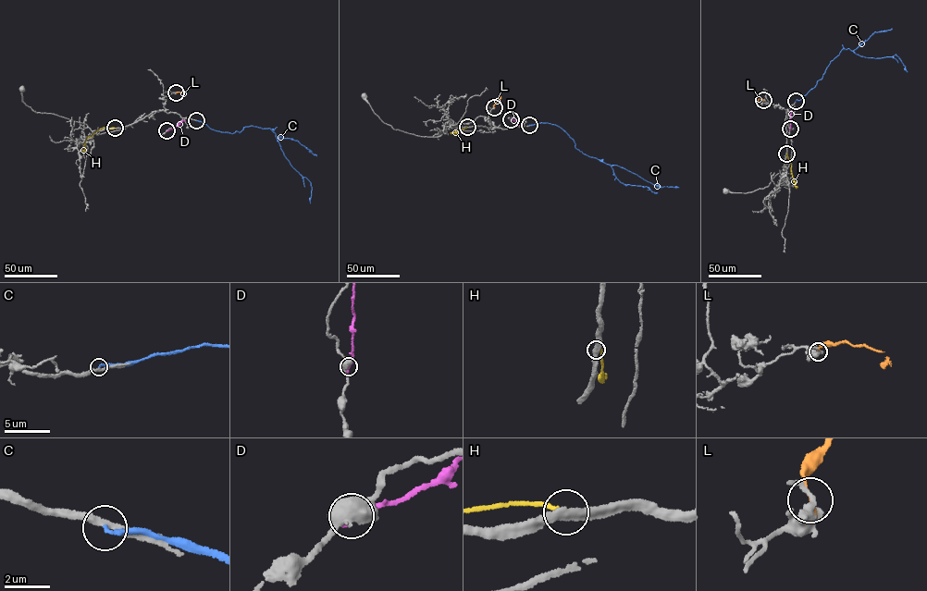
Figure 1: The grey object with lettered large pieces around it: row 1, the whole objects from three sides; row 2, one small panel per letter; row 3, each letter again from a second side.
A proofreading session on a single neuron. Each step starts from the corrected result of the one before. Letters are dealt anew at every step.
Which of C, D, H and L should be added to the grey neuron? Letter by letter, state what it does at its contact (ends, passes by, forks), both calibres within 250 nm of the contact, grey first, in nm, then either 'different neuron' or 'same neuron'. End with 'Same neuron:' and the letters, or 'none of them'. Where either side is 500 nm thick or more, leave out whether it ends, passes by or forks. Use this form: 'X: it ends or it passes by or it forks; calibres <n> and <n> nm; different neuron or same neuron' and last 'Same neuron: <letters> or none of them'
C: it ends; calibres 280 and 180 nm; different neuron
D: calibres 650 and 280 nm; different neuron
H: it ends; calibres 340 and 200 nm; same neuron
L: it ends; calibres 320 and 180 nm; different neuron
Same neuron: H

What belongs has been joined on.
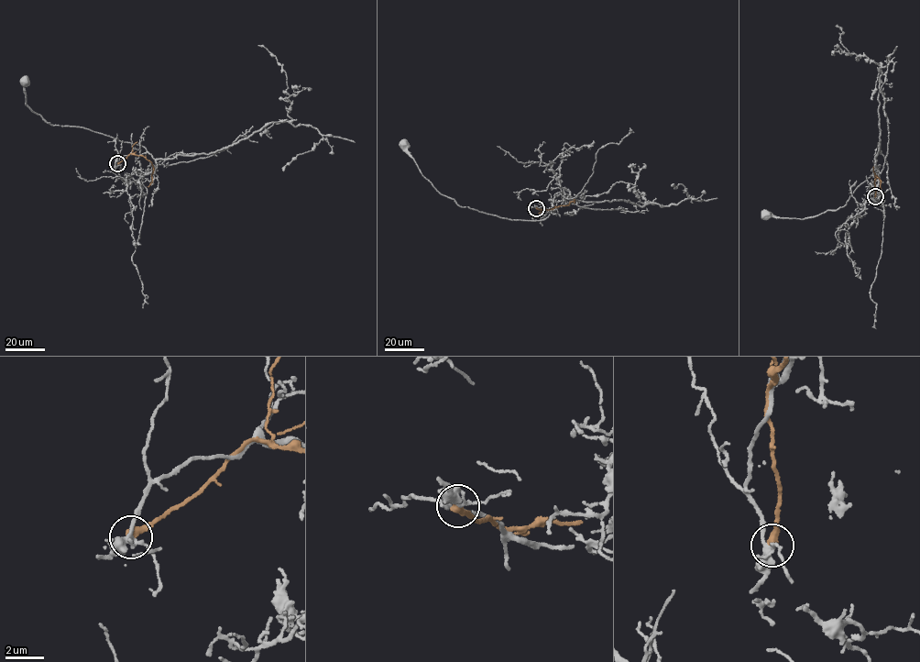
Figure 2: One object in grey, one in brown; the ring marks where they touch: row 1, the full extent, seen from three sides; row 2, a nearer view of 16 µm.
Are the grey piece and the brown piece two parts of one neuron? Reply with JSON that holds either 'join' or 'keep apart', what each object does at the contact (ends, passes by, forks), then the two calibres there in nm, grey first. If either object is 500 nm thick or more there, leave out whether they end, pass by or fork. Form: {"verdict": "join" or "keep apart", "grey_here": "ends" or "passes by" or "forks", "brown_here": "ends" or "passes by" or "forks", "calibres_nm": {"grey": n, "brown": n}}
{"verdict": "keep apart", "grey_here": "forks", "brown_here": "ends", "calibres_nm": {"grey": 280, "brown": 440}}

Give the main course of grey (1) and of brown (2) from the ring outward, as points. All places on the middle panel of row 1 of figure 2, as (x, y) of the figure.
1: (537, 207), (553, 212), (539, 220), (514, 220), (458, 205), (454, 199), (439, 193), (421, 174), (404, 145)
2: (537, 207), (553, 209), (567, 205), (573, 199)

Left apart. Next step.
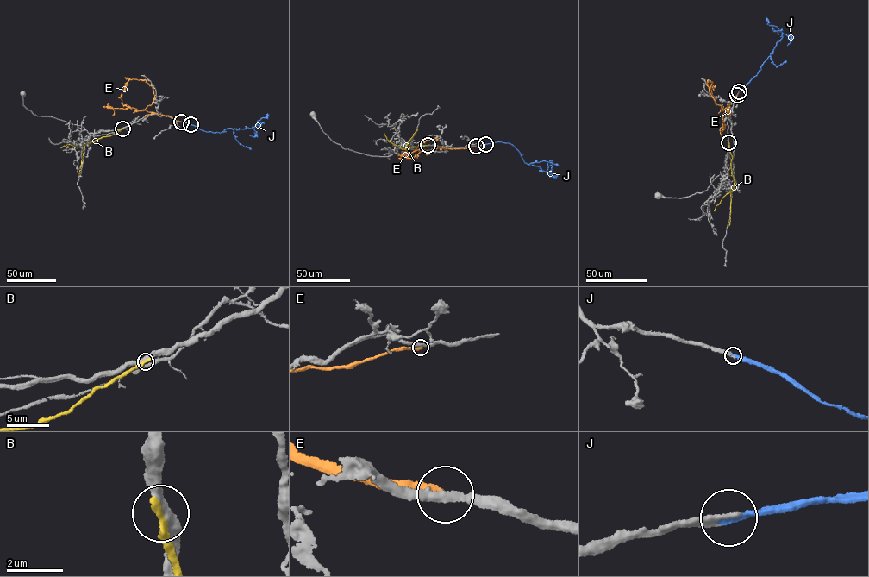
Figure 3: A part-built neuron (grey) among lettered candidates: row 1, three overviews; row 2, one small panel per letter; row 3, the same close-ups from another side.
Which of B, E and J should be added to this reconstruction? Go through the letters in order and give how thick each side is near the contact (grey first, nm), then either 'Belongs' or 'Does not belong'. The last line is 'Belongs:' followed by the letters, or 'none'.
B: Thickness 360 nm (grey) against 320 nm. Does not belong
E: Thickness 300 nm (grey) against 280 nm. Does not belong
J: Thickness 240 nm (grey) against 280 nm. Belongs
Belongs: J

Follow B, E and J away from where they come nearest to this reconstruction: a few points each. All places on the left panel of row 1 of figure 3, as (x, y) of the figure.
B: (122, 128), (85, 144), (78, 175)
E: (181, 122), (144, 109), (151, 105), (154, 96), (146, 80), (130, 79), (125, 92)
J: (190, 124), (208, 132), (221, 133), (229, 128), (253, 128), (261, 118), (267, 117), (267, 113)

